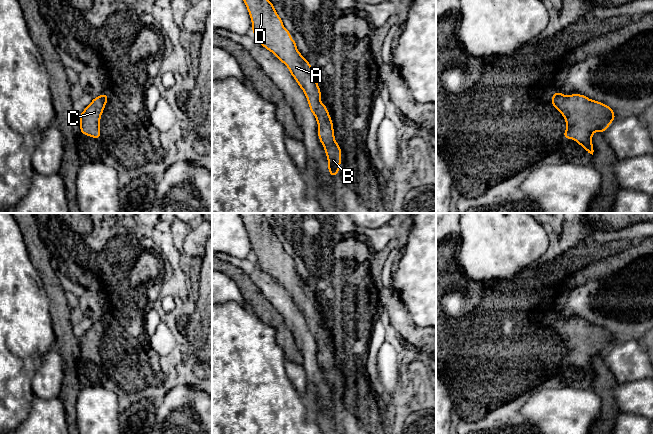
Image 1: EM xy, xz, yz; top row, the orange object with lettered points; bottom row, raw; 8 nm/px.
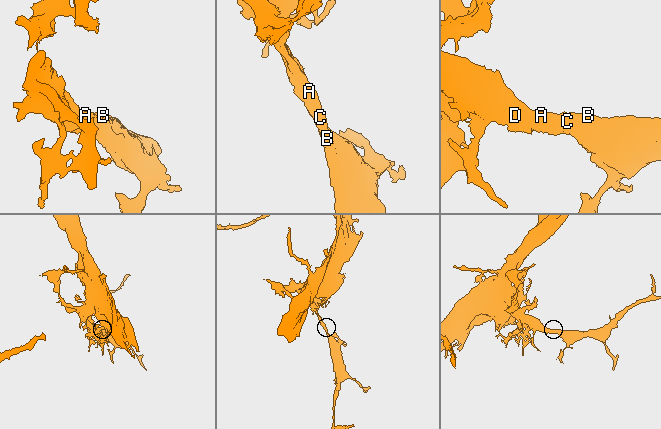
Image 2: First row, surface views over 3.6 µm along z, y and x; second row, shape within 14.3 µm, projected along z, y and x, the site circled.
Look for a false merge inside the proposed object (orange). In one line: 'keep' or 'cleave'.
keep

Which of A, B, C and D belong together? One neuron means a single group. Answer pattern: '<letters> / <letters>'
A B C D

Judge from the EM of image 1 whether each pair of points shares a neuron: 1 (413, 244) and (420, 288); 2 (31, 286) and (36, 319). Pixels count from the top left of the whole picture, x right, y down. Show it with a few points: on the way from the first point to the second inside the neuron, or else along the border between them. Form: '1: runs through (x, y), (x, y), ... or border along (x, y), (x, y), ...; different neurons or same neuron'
1: runs through (420, 255), (420, 277); same neuron
2: runs through (31, 294), (31, 311); same neuron

